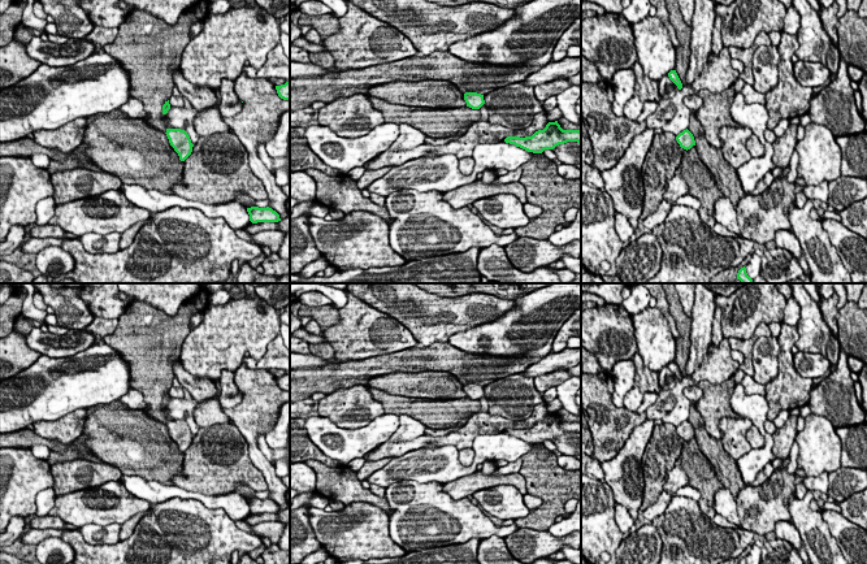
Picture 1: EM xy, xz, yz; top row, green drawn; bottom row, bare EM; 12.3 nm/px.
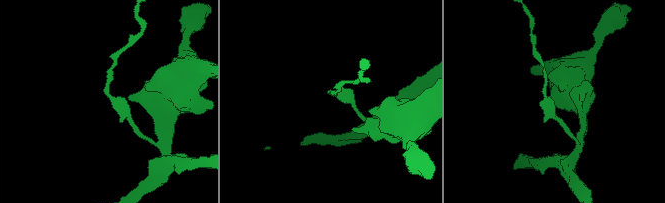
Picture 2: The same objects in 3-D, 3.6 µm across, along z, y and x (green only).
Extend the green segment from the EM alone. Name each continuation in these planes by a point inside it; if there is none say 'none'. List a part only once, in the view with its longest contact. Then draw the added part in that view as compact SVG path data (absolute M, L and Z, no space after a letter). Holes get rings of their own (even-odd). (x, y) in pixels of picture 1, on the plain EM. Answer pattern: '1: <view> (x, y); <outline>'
none

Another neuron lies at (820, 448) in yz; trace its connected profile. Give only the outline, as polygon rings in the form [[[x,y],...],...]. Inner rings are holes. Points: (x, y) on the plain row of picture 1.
[[[810,413],[796,442],[799,447],[797,469],[802,469],[806,477],[824,472],[829,474],[841,468],[842,444],[836,428],[827,417]]]

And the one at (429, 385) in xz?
[[[395,372],[368,379],[368,387],[390,395],[420,398],[426,400],[448,400],[467,398],[464,385],[448,372]]]

